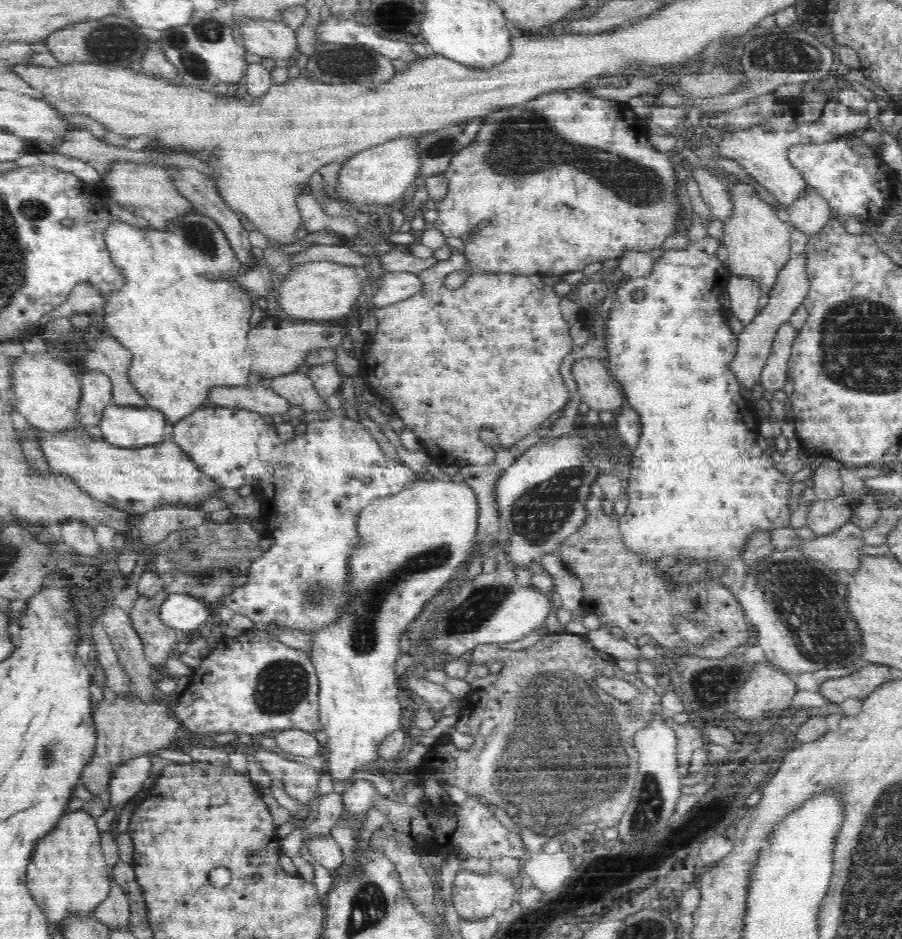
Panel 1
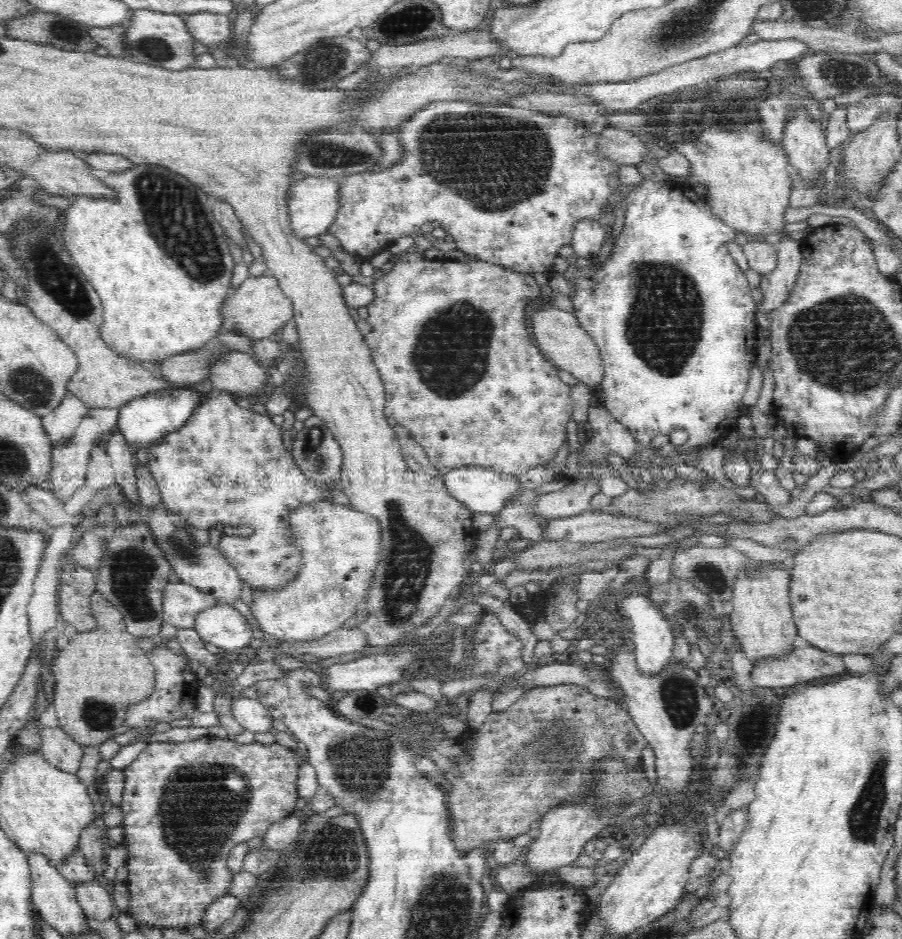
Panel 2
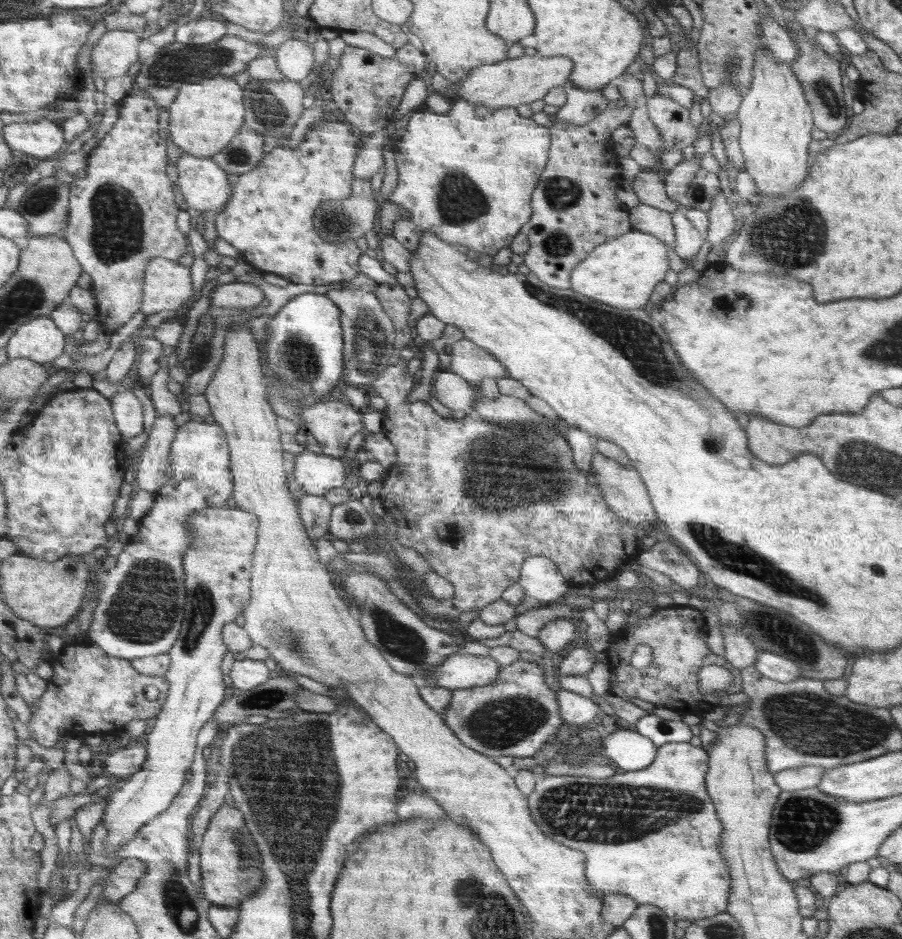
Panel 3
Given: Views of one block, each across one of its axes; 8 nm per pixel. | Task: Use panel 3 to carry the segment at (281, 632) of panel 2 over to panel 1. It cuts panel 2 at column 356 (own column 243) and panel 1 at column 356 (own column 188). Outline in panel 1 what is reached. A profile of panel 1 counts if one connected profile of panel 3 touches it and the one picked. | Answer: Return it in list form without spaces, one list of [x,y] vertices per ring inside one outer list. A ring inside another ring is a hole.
[[[438,479],[415,480],[413,485],[405,487],[404,490],[396,492],[392,496],[384,497],[383,499],[373,500],[366,508],[360,511],[357,524],[359,527],[359,533],[361,541],[366,544],[364,548],[360,548],[356,552],[356,556],[352,556],[352,568],[356,568],[356,578],[354,578],[355,585],[355,603],[351,604],[351,615],[346,615],[343,619],[339,620],[335,626],[326,627],[323,631],[314,633],[315,647],[313,653],[310,654],[312,660],[315,661],[316,672],[319,678],[320,690],[319,690],[319,719],[322,723],[322,730],[326,733],[328,742],[324,744],[324,751],[322,752],[326,757],[326,763],[324,773],[326,773],[332,781],[340,782],[342,786],[350,786],[356,772],[360,772],[359,768],[365,770],[368,768],[365,766],[372,766],[378,762],[380,757],[380,748],[384,746],[384,742],[392,735],[393,732],[399,731],[402,726],[400,724],[401,714],[404,713],[402,699],[400,695],[400,689],[397,686],[394,666],[396,666],[396,658],[399,654],[399,639],[401,633],[406,630],[406,627],[419,612],[422,612],[422,607],[426,600],[436,595],[443,586],[448,584],[454,584],[456,575],[456,568],[462,564],[462,562],[468,561],[471,556],[475,545],[475,536],[479,527],[479,503],[475,493],[475,489],[470,484],[463,481],[448,480],[442,481]]]

